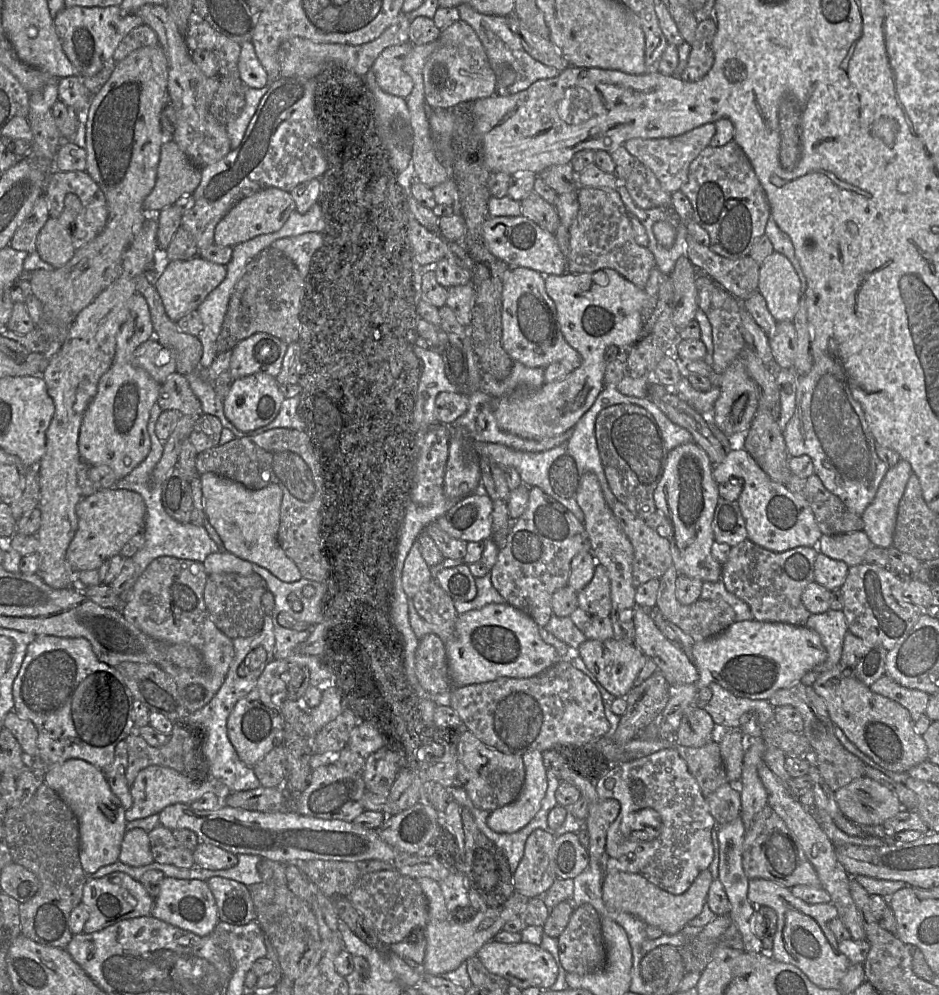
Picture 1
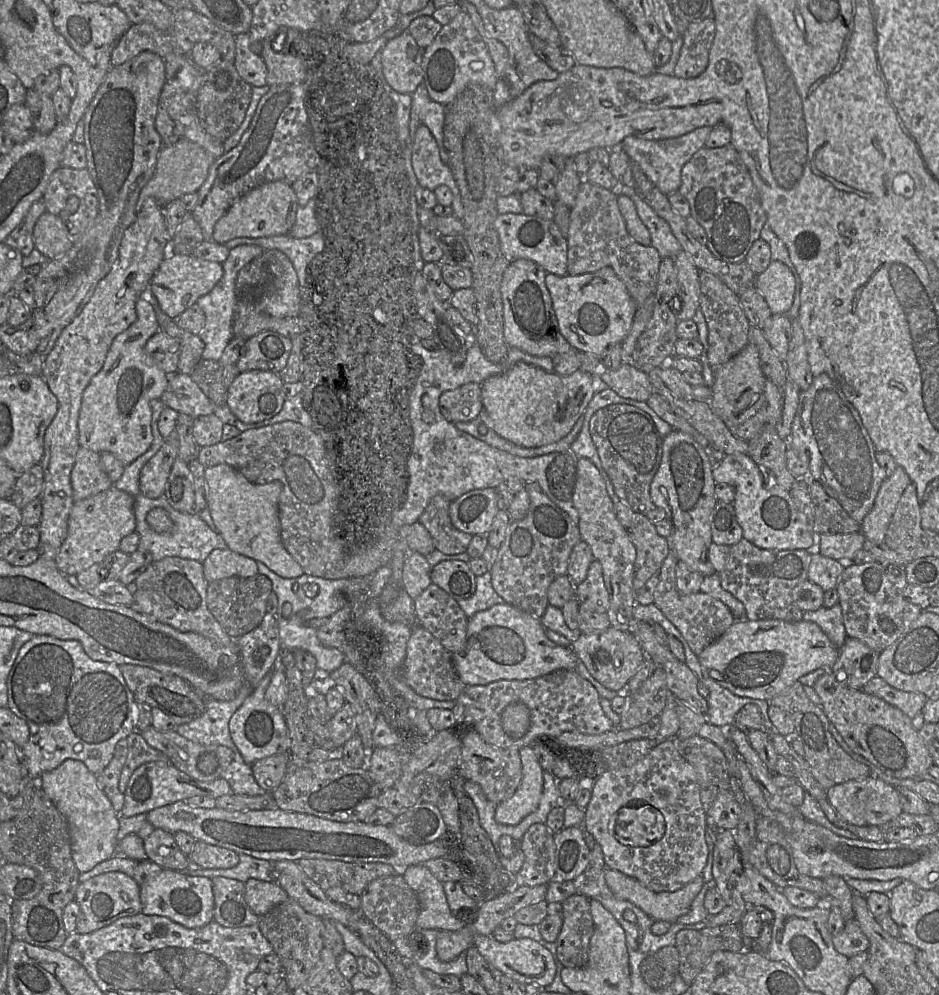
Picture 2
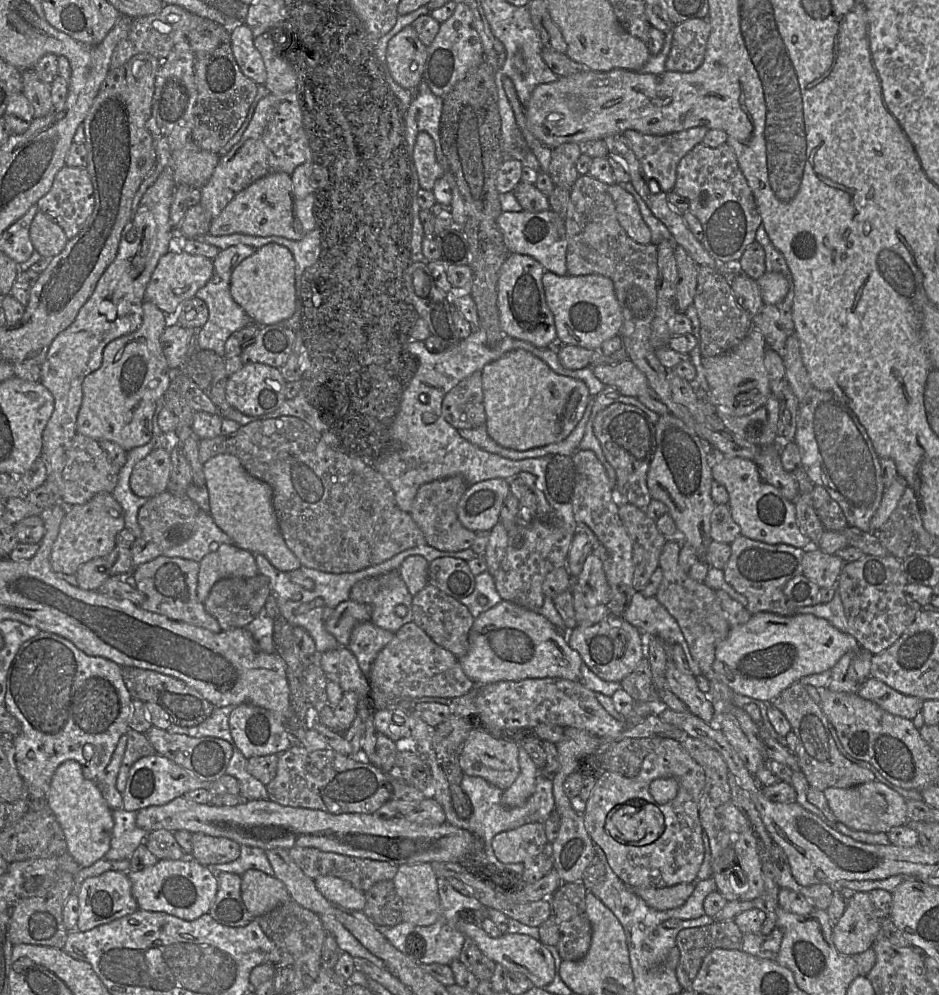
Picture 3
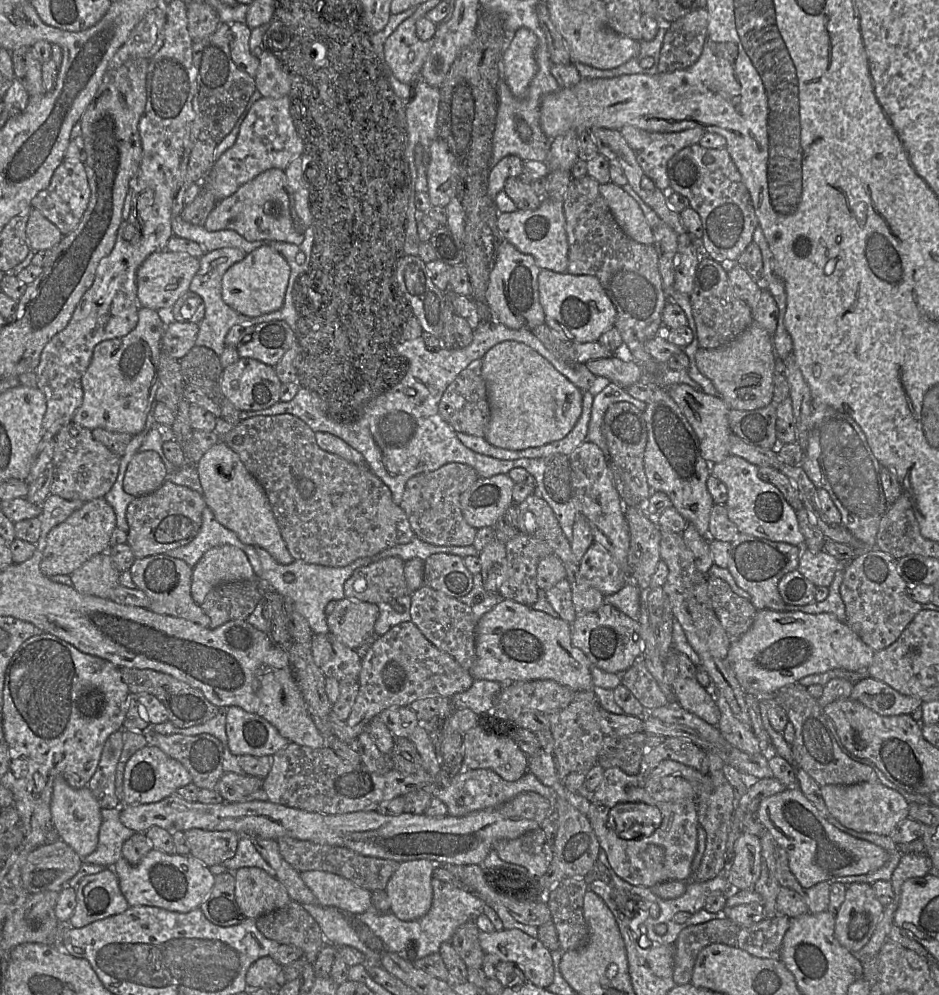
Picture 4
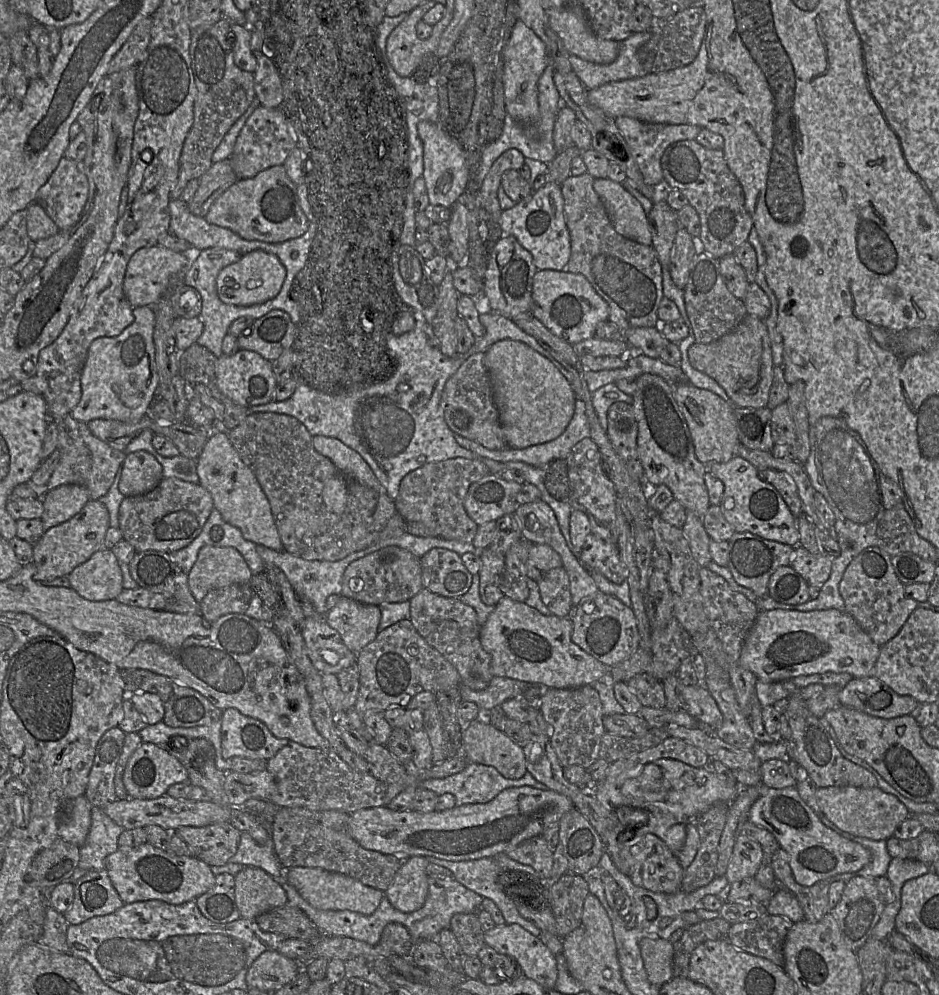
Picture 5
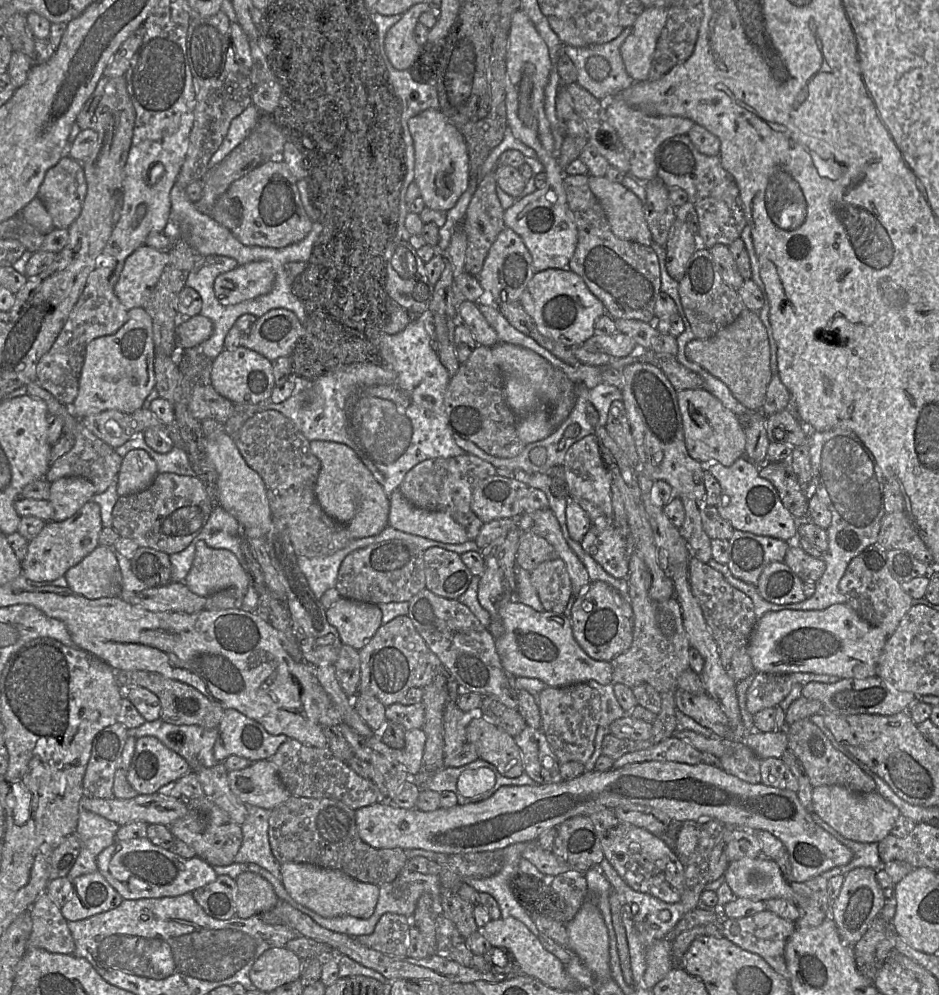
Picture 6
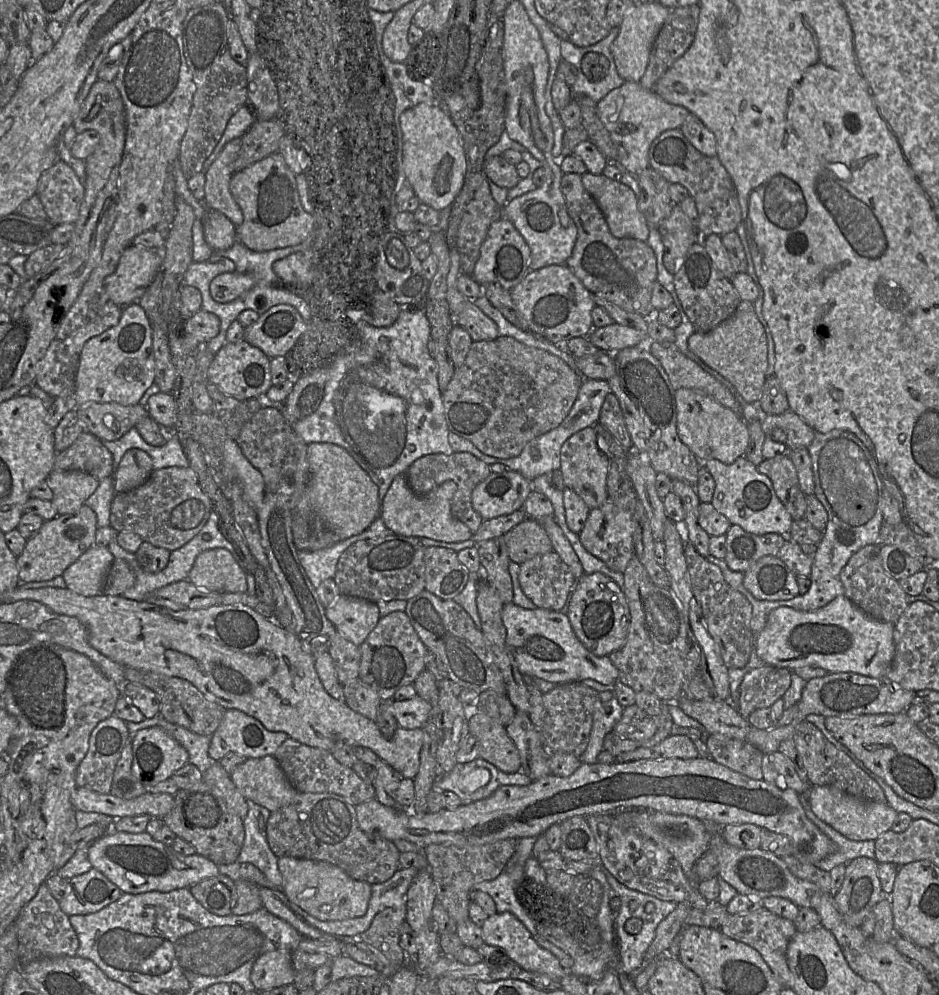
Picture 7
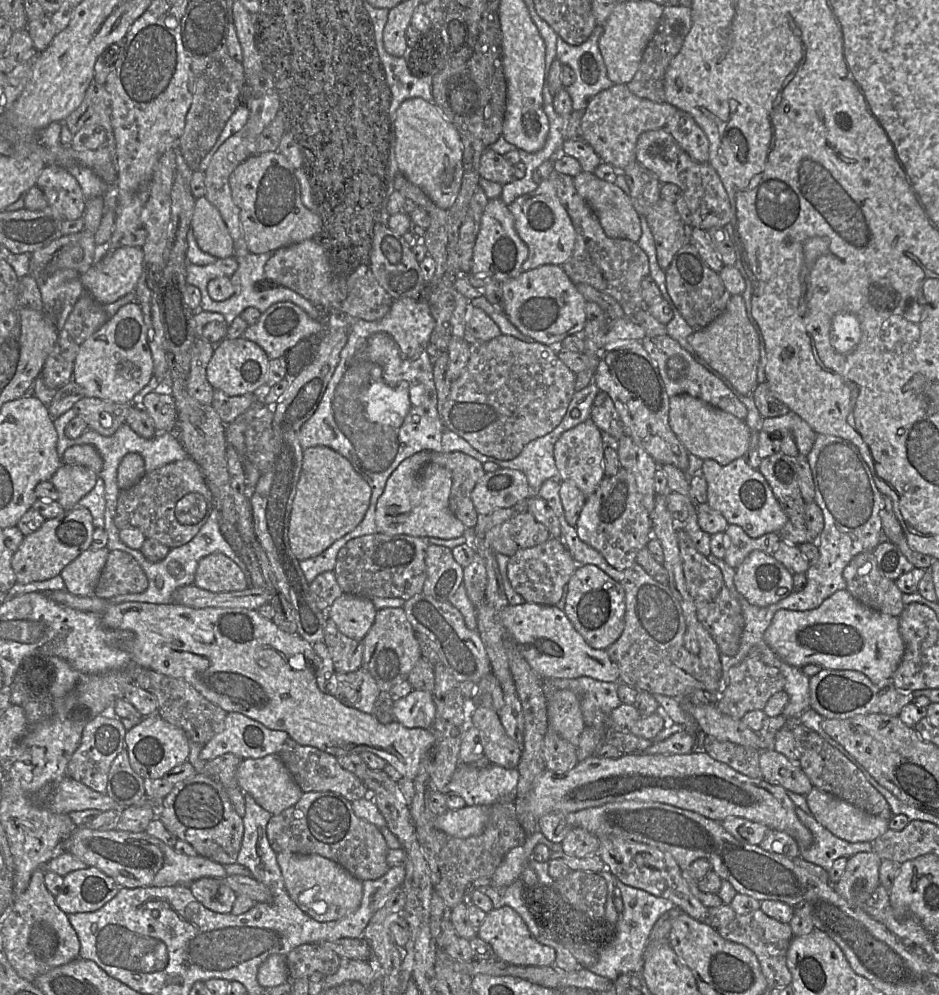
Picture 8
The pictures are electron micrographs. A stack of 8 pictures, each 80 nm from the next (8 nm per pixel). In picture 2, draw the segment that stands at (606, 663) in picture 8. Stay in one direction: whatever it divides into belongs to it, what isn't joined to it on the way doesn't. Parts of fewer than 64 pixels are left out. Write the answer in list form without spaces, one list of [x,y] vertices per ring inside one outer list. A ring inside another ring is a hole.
[[[507,603],[494,605],[470,617],[466,646],[452,654],[452,658],[455,670],[466,686],[487,685],[498,680],[534,679],[557,670],[575,669],[579,661],[572,647],[560,646],[547,638],[541,619]]]

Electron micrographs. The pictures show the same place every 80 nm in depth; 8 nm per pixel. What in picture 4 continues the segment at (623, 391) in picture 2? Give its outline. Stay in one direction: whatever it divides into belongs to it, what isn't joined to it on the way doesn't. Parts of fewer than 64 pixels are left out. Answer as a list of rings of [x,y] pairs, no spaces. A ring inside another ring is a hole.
[[[616,356],[589,360],[585,364],[594,375],[606,377],[624,389],[639,382],[643,373],[635,361],[622,361]]]

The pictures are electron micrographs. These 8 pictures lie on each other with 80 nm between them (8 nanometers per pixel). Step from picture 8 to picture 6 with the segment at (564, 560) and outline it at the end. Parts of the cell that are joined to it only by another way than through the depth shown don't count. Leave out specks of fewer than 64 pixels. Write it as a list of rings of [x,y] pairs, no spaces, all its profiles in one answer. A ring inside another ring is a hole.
[[[561,558],[539,564],[530,572],[531,584],[547,612],[563,614],[572,595],[572,583]]]

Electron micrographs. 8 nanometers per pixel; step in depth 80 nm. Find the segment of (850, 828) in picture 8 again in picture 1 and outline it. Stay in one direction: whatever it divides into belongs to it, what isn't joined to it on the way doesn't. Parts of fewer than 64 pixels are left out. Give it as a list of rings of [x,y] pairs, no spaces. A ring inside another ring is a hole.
[[[865,776],[836,790],[834,797],[840,813],[859,826],[881,825],[903,809],[893,792]]]

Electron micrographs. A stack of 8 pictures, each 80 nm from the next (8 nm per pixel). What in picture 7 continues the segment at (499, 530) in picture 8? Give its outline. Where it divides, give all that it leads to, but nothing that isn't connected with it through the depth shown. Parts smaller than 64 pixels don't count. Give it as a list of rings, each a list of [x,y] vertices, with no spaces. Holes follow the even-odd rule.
[[[530,517],[503,535],[509,558],[521,565],[525,561],[553,551],[552,542],[542,525]]]

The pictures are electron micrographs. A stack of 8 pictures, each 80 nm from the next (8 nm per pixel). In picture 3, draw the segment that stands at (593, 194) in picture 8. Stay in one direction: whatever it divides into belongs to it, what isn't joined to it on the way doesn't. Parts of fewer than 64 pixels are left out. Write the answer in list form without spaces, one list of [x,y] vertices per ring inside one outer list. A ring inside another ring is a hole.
[[[617,183],[610,185],[608,191],[615,204],[617,219],[626,234],[639,244],[650,244],[651,230],[634,196]]]

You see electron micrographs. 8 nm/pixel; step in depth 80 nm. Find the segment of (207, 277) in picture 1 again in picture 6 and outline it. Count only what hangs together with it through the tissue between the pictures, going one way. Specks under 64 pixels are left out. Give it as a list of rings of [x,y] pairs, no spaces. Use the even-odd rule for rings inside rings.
[[[146,244],[127,257],[114,287],[116,296],[127,310],[135,307],[145,309],[168,260],[168,250],[159,250]]]

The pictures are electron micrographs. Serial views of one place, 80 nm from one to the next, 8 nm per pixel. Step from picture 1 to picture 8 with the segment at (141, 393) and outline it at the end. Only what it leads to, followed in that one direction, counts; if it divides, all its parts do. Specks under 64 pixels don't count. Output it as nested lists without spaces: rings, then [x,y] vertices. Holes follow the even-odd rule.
[[[129,303],[81,344],[74,362],[73,381],[82,388],[86,397],[132,403],[133,397],[153,375],[153,359],[142,311],[139,304]]]

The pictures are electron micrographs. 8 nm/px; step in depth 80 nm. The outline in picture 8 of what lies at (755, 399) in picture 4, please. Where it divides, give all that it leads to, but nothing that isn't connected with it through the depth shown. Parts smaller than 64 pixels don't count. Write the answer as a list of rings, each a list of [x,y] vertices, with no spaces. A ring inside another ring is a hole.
[[[731,295],[724,311],[706,327],[693,331],[687,342],[712,368],[727,378],[737,392],[752,396],[759,384],[759,338],[748,318],[742,295]]]

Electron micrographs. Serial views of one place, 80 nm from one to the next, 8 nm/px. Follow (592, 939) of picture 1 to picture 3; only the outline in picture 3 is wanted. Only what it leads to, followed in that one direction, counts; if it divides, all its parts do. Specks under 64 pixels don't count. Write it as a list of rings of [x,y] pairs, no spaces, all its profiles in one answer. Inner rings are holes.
[[[582,881],[568,882],[549,898],[559,927],[556,947],[562,960],[580,961],[589,951],[592,927],[586,912],[587,893]]]

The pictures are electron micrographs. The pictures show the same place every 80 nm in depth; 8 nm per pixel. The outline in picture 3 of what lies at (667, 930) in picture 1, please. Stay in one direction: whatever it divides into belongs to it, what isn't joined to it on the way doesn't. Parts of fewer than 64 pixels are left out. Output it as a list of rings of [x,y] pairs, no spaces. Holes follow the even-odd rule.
[[[695,882],[680,883],[663,888],[630,887],[655,910],[669,910],[682,906],[695,889]]]

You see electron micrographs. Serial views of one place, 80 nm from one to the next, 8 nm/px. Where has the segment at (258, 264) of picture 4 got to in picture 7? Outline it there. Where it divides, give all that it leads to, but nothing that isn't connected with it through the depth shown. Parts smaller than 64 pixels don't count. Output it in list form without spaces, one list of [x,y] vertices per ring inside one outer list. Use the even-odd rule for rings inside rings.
[[[225,272],[211,281],[210,294],[216,302],[228,303],[249,291],[254,284],[251,273]]]

